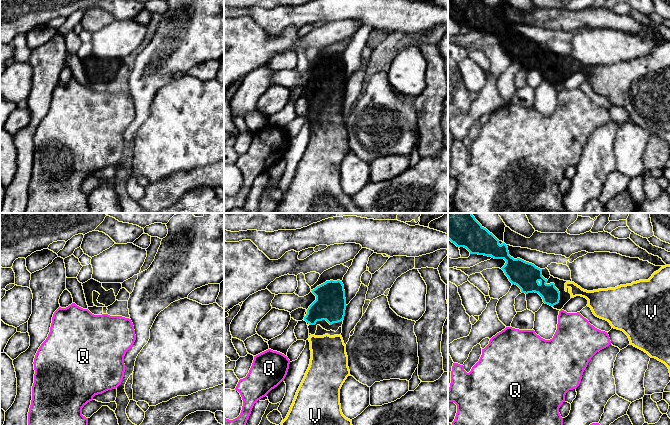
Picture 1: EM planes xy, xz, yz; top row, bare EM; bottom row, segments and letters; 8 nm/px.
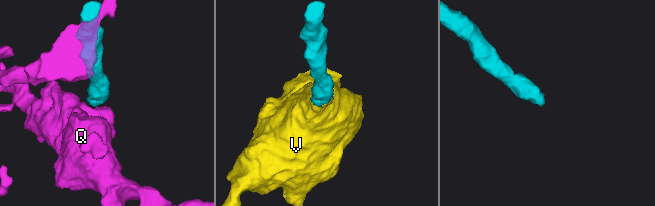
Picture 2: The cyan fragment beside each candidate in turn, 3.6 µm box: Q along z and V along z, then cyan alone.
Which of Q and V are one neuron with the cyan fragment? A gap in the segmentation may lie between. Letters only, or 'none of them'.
V

